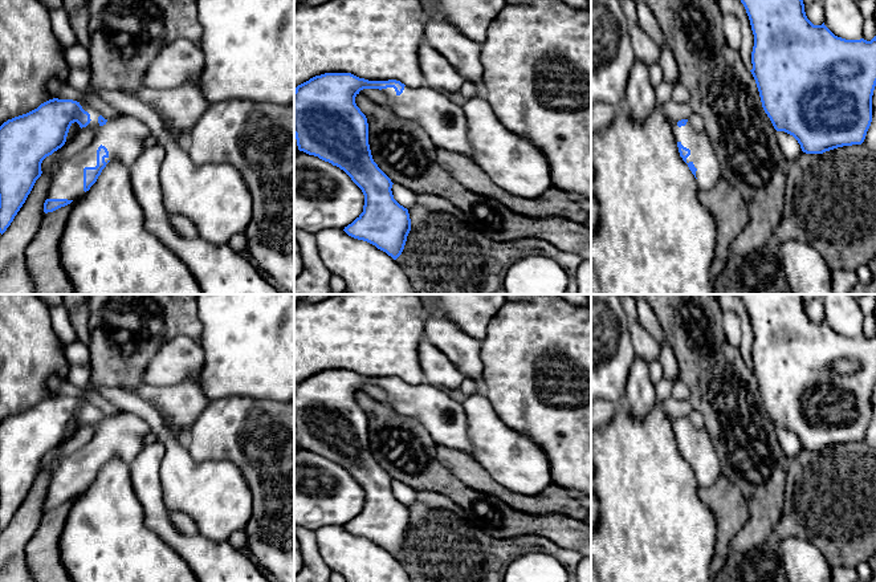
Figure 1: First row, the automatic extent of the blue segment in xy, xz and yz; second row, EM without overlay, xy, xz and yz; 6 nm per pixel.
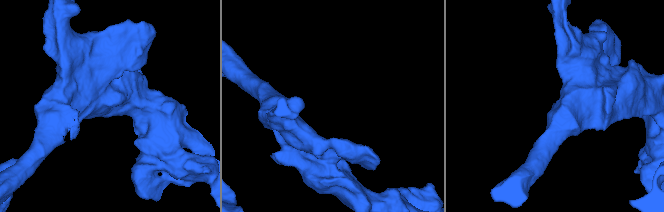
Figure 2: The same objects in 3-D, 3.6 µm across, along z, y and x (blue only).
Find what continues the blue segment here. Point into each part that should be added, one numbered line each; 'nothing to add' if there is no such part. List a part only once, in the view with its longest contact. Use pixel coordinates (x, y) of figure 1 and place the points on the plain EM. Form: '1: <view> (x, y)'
1: xy (123, 435)

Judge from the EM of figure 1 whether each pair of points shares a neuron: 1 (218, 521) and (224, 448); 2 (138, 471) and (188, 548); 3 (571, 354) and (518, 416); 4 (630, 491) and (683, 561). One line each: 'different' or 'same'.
1: different
2: same
3: same
4: same

